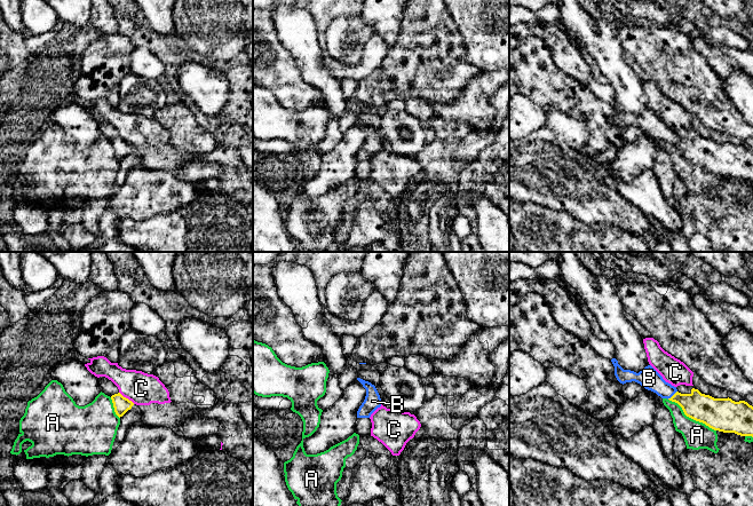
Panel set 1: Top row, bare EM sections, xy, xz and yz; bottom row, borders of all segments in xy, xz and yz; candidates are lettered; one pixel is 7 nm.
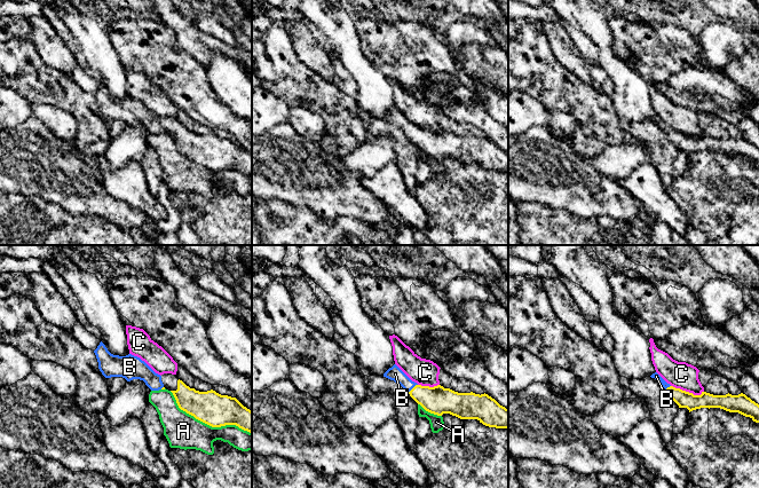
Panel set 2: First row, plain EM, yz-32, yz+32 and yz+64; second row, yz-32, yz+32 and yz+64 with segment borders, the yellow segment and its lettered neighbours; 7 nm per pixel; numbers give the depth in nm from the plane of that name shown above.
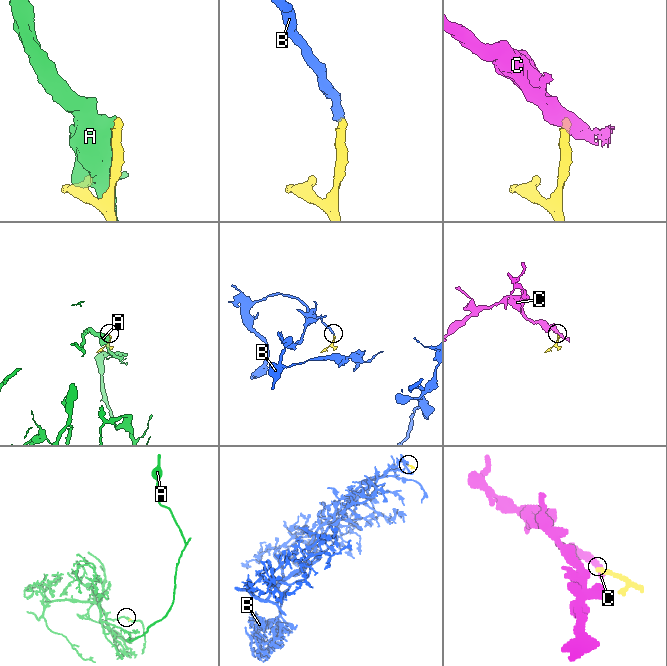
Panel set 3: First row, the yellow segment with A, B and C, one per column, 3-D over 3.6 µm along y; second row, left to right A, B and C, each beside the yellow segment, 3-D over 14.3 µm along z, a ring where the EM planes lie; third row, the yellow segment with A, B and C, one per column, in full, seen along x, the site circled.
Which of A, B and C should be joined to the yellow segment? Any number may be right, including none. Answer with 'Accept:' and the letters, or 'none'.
Accept: B

